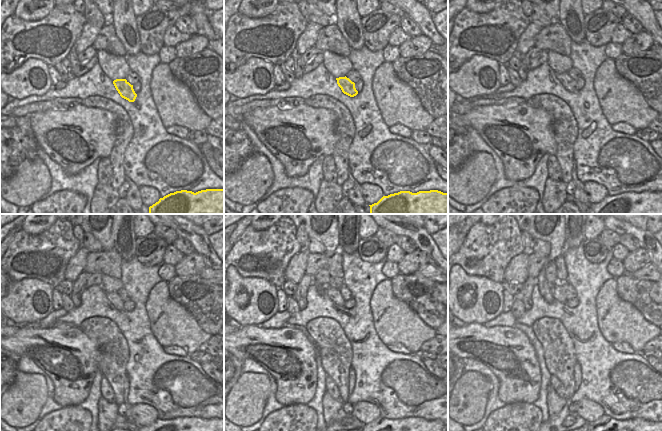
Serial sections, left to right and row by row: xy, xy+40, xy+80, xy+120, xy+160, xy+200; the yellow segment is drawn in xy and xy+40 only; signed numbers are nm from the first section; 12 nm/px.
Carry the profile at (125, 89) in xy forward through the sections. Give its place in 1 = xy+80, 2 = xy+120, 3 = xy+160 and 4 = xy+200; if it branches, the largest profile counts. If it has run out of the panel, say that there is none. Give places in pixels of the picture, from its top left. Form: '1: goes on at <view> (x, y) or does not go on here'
1: goes on at xy+80 (568, 83)
2: goes on at xy+120 (114, 299)
3: goes on at xy+160 (337, 299)
4: goes on at xy+200 (561, 298)

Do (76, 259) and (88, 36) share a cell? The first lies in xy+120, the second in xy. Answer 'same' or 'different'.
same

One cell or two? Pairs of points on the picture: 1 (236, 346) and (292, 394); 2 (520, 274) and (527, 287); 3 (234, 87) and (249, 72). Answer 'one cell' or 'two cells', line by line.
1: one cell
2: two cells
3: one cell

